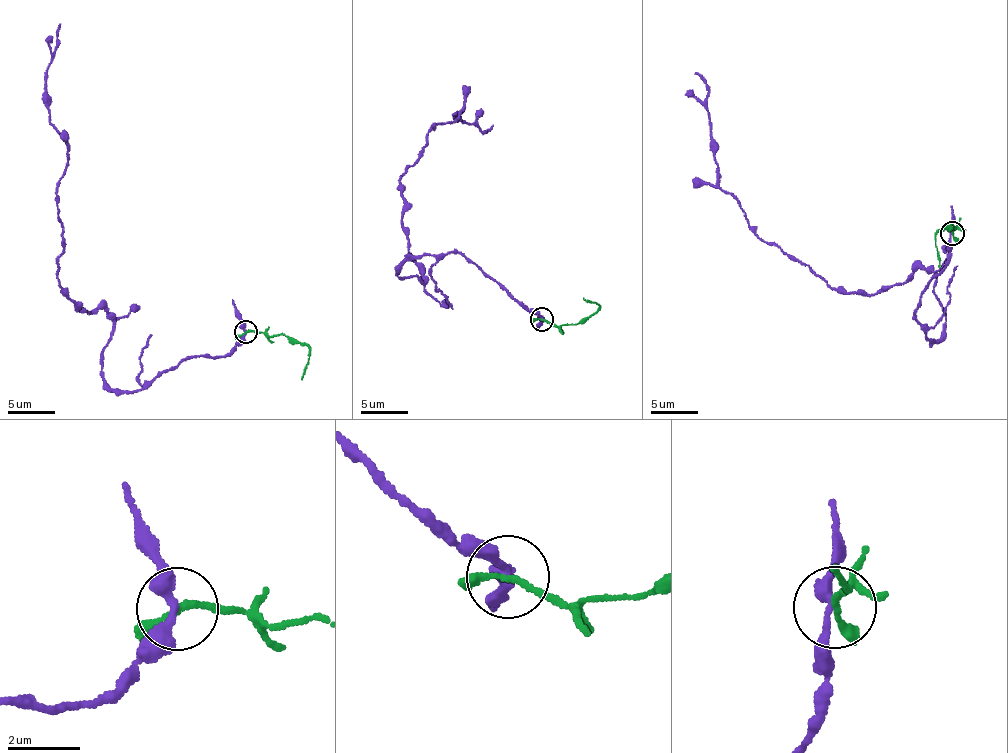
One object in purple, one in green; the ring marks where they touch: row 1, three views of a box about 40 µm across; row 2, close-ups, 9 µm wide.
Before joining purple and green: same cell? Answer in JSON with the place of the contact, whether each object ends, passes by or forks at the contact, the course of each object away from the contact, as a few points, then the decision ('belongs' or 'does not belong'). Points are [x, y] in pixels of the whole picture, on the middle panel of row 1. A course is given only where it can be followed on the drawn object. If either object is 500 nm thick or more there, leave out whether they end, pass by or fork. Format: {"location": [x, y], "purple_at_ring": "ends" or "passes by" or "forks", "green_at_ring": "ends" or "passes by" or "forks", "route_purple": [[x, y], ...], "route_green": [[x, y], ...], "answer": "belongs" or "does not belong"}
{"location": [542, 319], "purple_at_ring": "passes by", "green_at_ring": "passes by", "route_purple": [[541, 318], [462, 254], [408, 257], [399, 280], [423, 280], [401, 174], [462, 109], [463, 124], [493, 124]], "route_green": [[541, 318], [561, 325], [594, 315], [599, 306], [584, 298]], "answer": "does not belong"}

